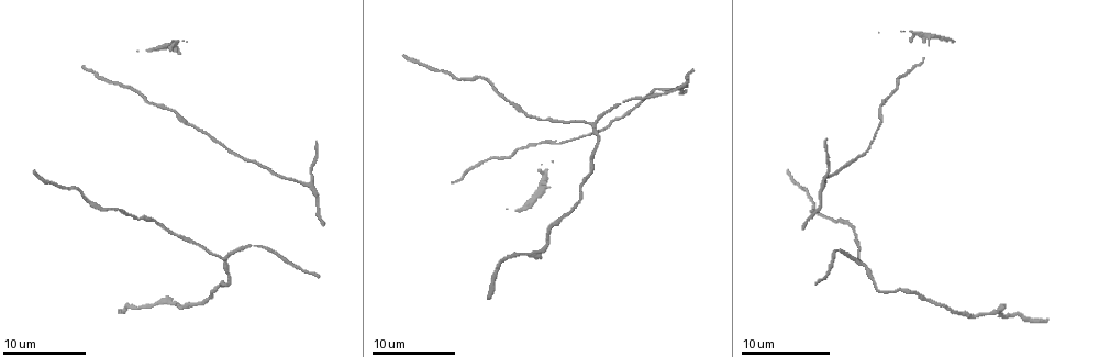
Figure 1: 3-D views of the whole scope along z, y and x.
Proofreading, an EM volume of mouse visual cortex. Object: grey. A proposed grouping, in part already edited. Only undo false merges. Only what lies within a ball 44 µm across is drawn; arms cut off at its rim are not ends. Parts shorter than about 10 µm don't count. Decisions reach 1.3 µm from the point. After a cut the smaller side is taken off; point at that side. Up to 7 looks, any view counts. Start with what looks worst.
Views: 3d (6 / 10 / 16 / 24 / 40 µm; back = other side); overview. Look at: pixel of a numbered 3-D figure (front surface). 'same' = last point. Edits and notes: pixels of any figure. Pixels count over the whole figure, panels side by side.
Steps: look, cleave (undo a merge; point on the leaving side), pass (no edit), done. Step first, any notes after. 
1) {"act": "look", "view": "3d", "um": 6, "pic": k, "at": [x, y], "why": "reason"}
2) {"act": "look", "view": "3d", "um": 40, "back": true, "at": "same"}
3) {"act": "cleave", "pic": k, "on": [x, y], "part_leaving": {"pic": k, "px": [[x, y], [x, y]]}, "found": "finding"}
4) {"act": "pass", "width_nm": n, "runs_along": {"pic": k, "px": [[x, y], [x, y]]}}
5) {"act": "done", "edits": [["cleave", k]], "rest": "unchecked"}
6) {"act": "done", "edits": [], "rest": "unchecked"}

{"act": "look", "view": "3d", "um": 10, "pic": 1, "at": [221, 258], "why": "thin arm on a thick one"}

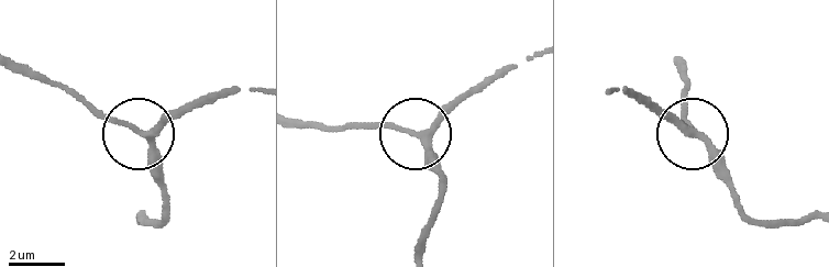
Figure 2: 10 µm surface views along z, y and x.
{"act": "look", "view": "3d", "um": 6, "pic": 2, "at": [424, 138], "why": "zoom in"}

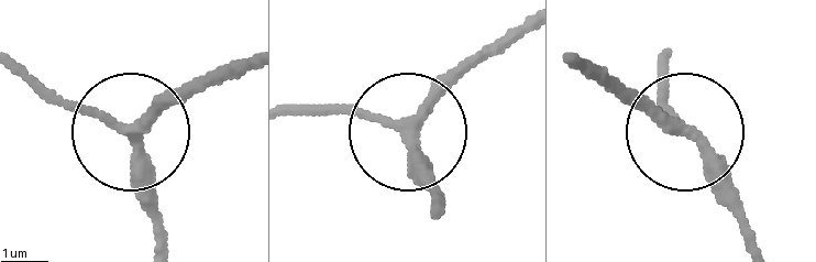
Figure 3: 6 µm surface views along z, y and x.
{"act": "pass", "side_arm_um": 31, "found": "one cell here"}

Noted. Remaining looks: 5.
{"act": "look", "view": "3d", "um": 10, "pic": 1, "at": [520, 149], "why": "narrows sharply"}

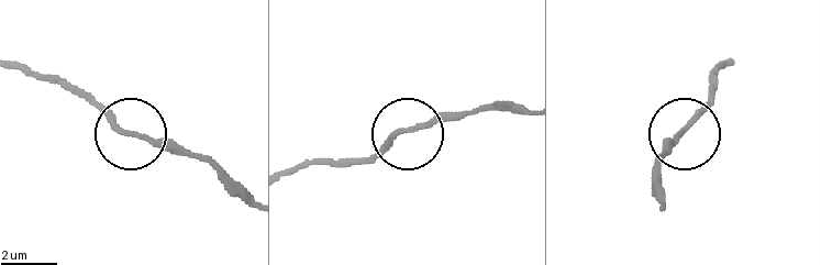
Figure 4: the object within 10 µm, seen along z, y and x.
{"act": "look", "view": "3d", "um": 10, "back": true, "pic": 4, "at": [677, 135]}

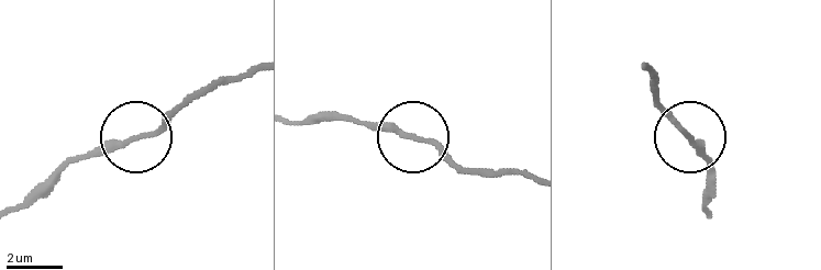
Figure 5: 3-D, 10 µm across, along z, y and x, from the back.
{"act": "pass", "width_nm": 160, "runs_along": {"pic": 5, "px": [[292, 122], [348, 117], [385, 124], [426, 141], [461, 171]]}, "found": "one cell here"}

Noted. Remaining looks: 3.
{"act": "look", "view": "3d", "um": 6, "pic": 1, "at": [880, 122], "why": "calibre changes"}

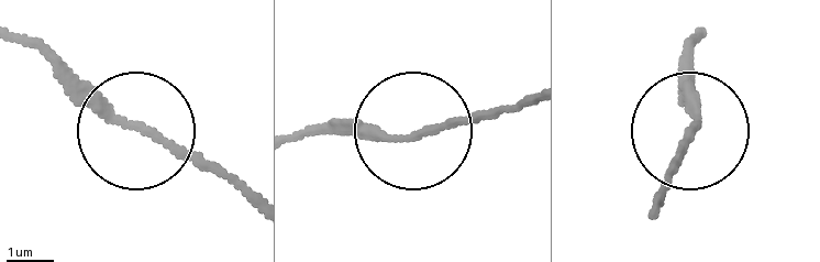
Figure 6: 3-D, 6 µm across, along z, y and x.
{"act": "pass", "runs_along": {"pic": 6, "px": [[245, 197], [163, 150], [48, 46]]}, "found": "one cell here"}

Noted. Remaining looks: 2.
{"act": "look", "view": "3d", "um": 16, "pic": 1, "at": [269, 167], "why": "narrows sharply"}

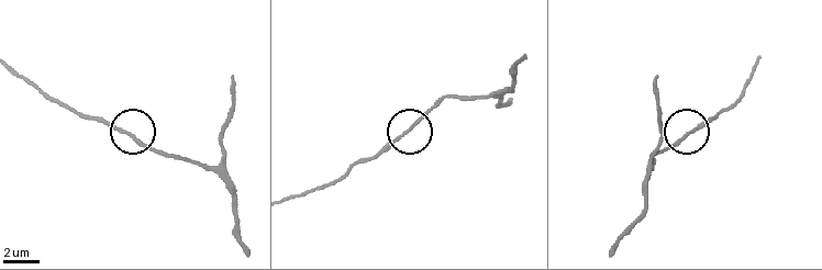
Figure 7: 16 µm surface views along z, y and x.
{"act": "look", "view": "3d", "um": 16, "back": true, "pic": 7, "at": [686, 132]}

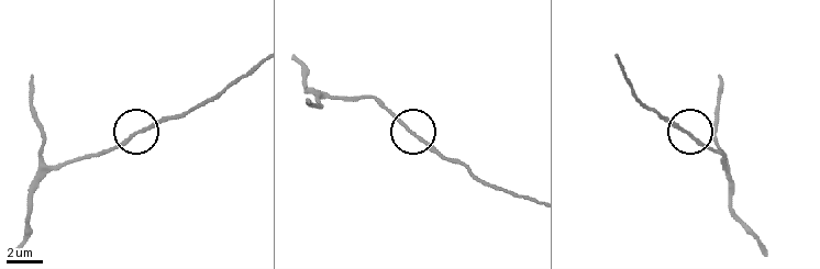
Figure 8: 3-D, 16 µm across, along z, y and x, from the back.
{"act": "pass", "runs_along": {"pic": 8, "px": [[17, 248], [34, 191], [51, 172], [108, 153], [168, 116]]}, "found": "one cell here"}

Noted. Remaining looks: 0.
{"act": "done", "edits": [], "rest": "unchecked"}

